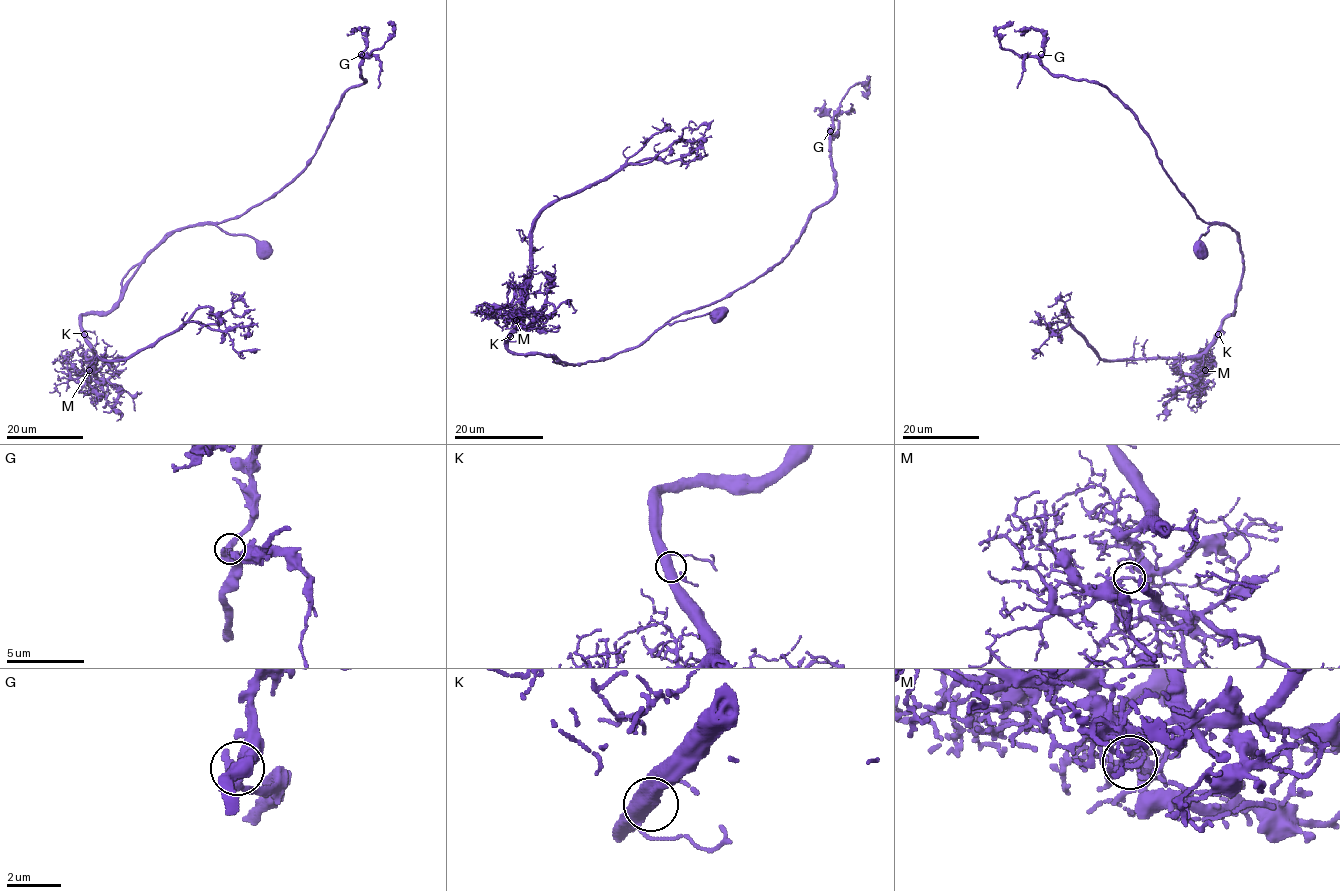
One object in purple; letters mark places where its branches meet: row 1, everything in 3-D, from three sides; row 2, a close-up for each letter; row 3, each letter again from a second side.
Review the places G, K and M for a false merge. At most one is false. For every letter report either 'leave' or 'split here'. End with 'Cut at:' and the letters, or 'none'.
G: leave
K: leave
M: leave
Cut at: none

